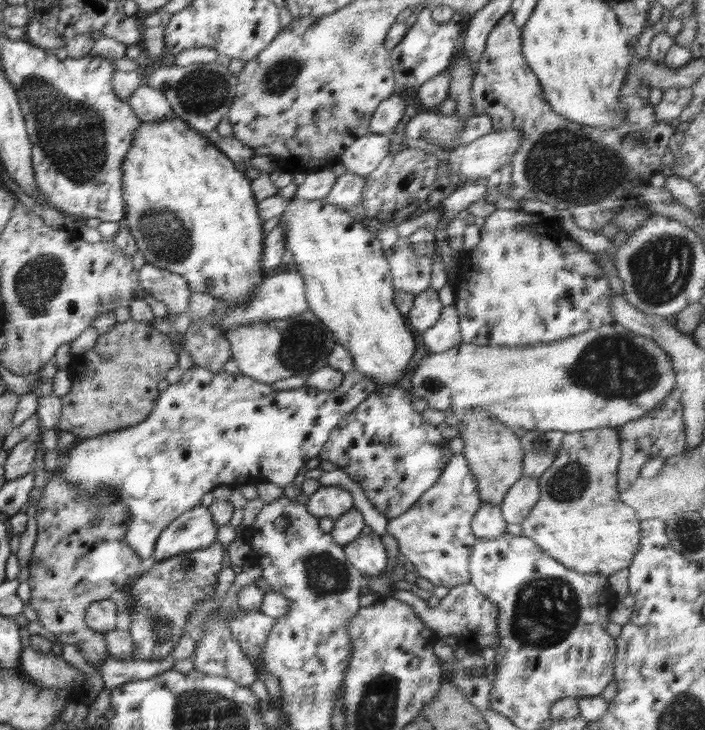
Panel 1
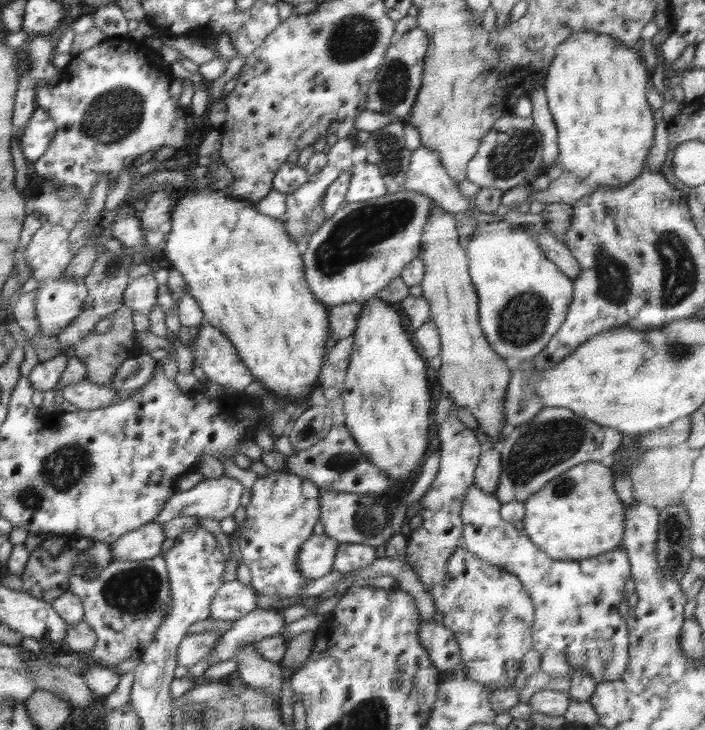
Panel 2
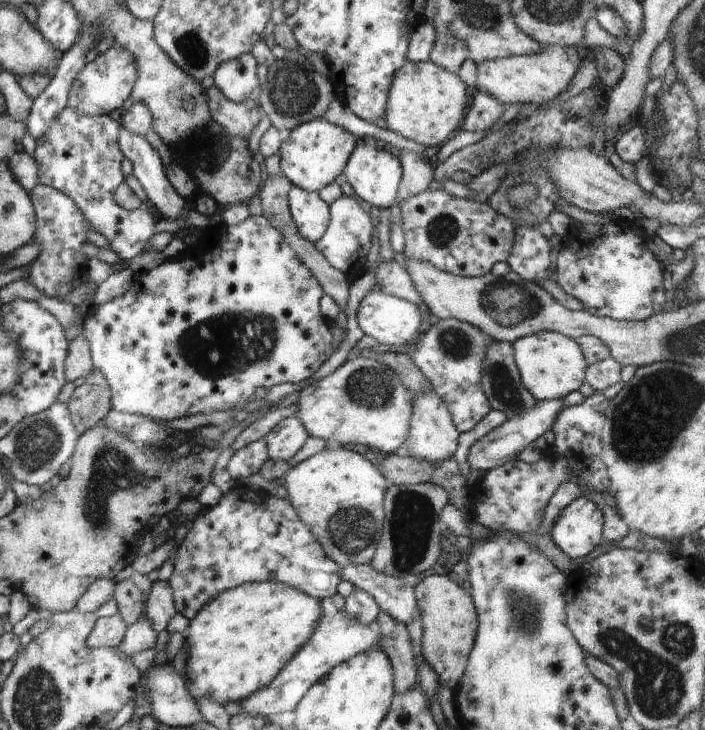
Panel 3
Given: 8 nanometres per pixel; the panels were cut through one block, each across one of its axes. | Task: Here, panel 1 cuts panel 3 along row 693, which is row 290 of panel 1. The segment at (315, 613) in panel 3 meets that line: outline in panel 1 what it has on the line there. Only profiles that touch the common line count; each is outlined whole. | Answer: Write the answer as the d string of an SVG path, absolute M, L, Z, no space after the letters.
M178 113L172 120L158 120L158 122L140 122L140 126L136 128L136 132L132 134L132 146L122 162L122 182L124 201L126 201L126 210L124 218L128 222L128 229L134 236L136 241L136 250L140 250L146 258L146 263L150 263L155 267L169 270L172 273L179 274L188 282L188 288L191 292L204 292L204 294L212 294L216 300L224 300L229 306L236 304L244 304L250 302L252 292L256 290L260 282L264 282L266 271L262 269L262 250L264 250L264 228L262 227L262 219L258 213L258 201L254 198L251 190L251 180L245 177L245 173L238 171L235 162L230 160L221 150L218 150L214 144L211 144L205 136L202 136L192 126L188 126L186 122L178 120Z

